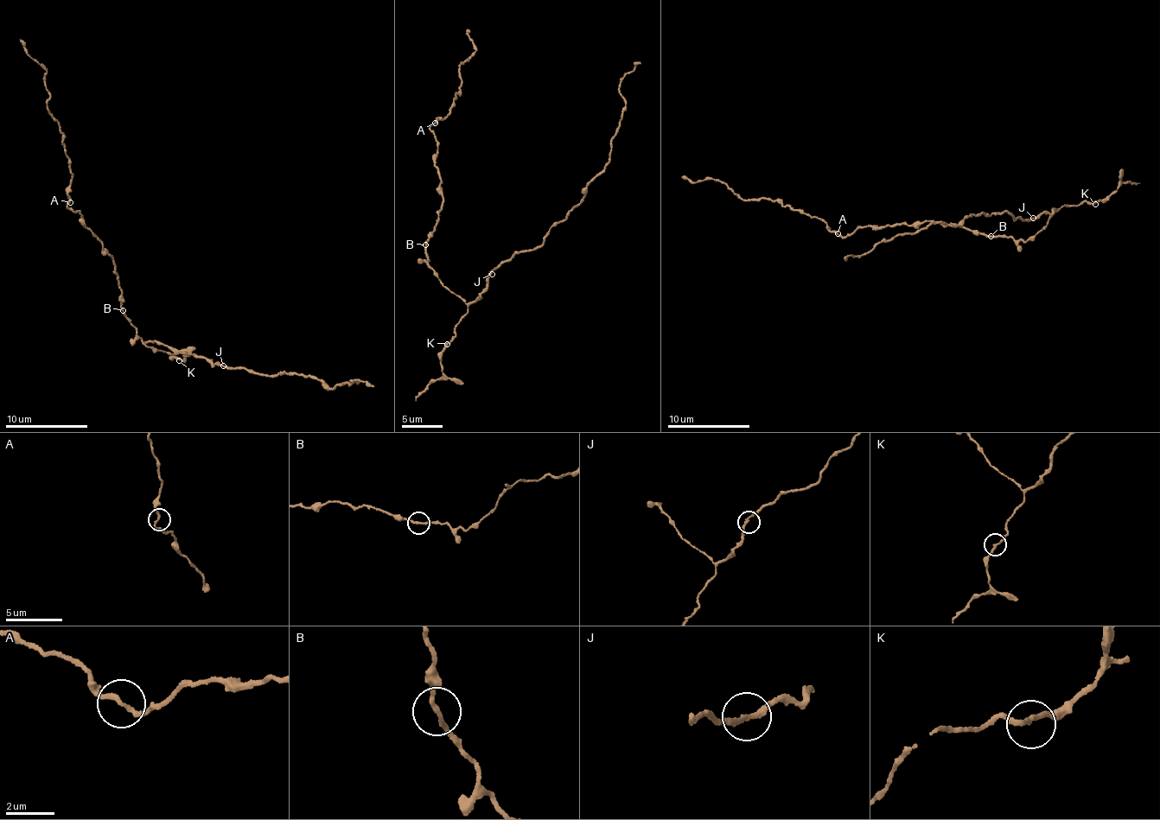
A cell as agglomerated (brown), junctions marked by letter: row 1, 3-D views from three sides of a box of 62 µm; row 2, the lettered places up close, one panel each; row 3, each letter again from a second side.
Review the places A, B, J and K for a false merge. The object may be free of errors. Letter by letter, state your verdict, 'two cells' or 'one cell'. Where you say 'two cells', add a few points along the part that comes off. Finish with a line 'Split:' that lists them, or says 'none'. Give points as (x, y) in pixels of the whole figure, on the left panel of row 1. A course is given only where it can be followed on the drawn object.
A: one cell
B: one cell
J: one cell
K: one cell
Split: none

